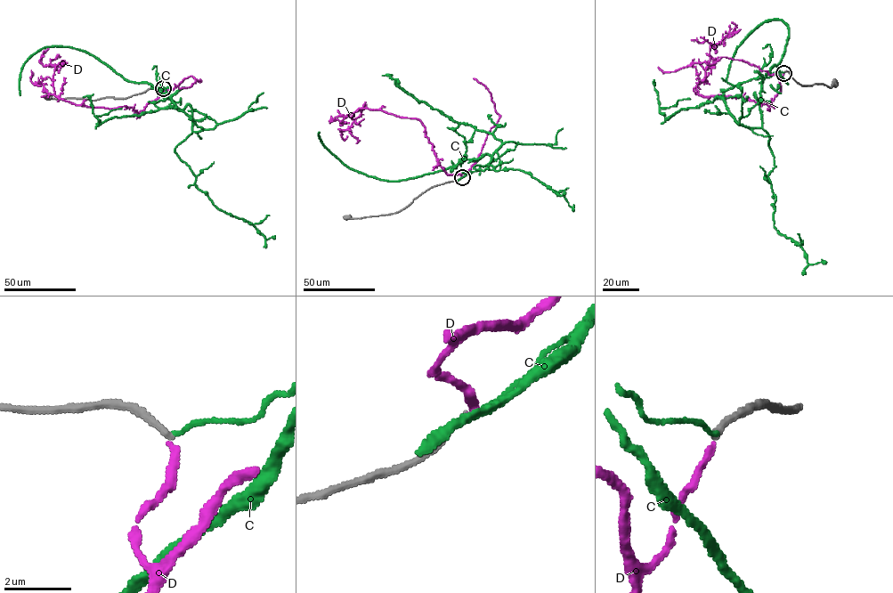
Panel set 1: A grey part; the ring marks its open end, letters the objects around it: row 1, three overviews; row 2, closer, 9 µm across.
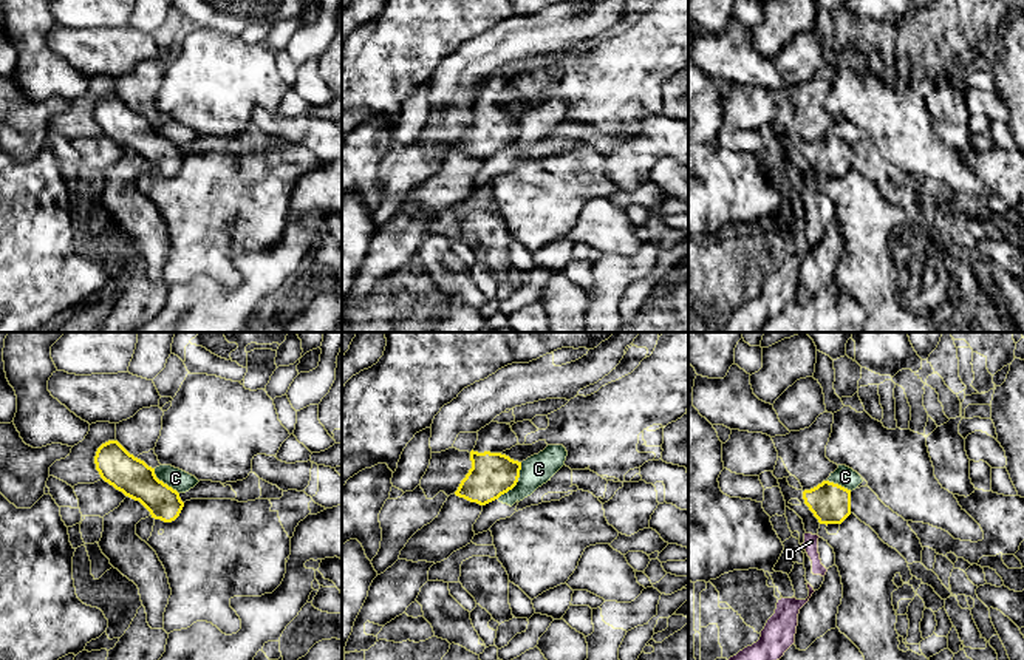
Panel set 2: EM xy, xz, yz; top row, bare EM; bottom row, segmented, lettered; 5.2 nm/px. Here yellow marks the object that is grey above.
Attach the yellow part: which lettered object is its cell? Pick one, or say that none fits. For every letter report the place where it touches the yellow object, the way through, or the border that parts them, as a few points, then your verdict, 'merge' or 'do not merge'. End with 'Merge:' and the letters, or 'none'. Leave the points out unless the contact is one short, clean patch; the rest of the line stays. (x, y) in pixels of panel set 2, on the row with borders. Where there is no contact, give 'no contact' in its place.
C: xz (517, 481) | along xz (522, 462), (518, 481), (497, 498) | do not merge
D: no contact | merge
Merge: D

